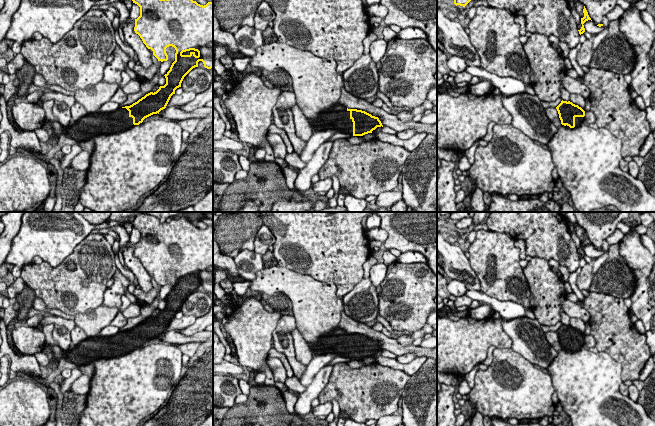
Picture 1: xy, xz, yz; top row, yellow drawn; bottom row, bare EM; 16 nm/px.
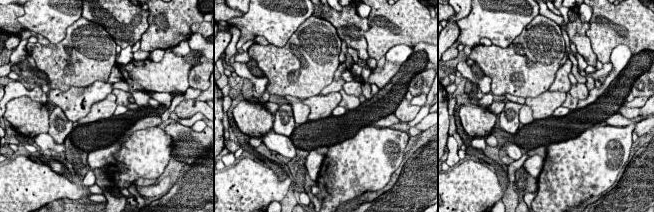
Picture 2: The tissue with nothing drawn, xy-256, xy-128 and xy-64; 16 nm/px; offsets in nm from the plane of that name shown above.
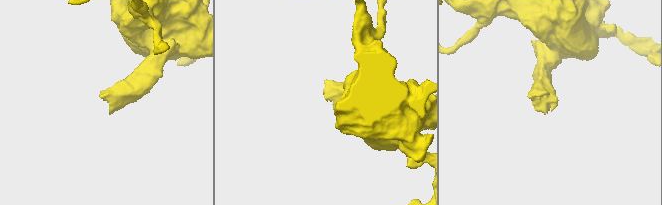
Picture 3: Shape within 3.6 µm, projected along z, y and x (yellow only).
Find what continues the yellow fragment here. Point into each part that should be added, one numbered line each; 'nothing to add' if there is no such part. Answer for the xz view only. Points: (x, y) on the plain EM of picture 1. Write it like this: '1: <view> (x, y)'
1: xz (338, 341)

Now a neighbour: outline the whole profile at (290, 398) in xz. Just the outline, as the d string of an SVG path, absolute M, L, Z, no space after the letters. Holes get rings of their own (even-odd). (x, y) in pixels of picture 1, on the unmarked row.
M288 391L283 392L283 397L286 403L286 408L289 413L298 416L301 419L304 419L304 416L299 415L295 409L294 406L297 402L298 396L296 395L297 392L291 393Z

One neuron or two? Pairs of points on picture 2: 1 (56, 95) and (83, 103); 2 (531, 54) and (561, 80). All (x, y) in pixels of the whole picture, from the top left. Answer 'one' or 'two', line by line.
1: one
2: two

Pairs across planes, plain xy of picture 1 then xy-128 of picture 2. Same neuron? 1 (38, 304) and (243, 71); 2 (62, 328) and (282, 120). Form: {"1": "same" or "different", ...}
{"1": "same", "2": "same"}

